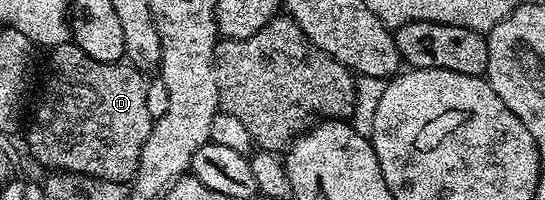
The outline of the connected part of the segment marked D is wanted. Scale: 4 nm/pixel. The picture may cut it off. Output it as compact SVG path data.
M72 42L61 44L58 48L52 49L48 53L49 56L49 77L45 80L45 93L41 96L41 101L37 104L37 109L33 112L33 121L29 124L29 152L42 164L46 170L56 170L58 172L79 172L83 175L94 176L97 179L118 180L122 182L132 181L137 174L139 166L139 154L142 152L143 146L146 144L147 138L150 136L150 130L153 128L153 120L147 109L146 86L148 79L146 75L126 61L117 61L115 63L95 62L95 58L91 58L87 54L83 54L83 50L79 50L79 46Z

